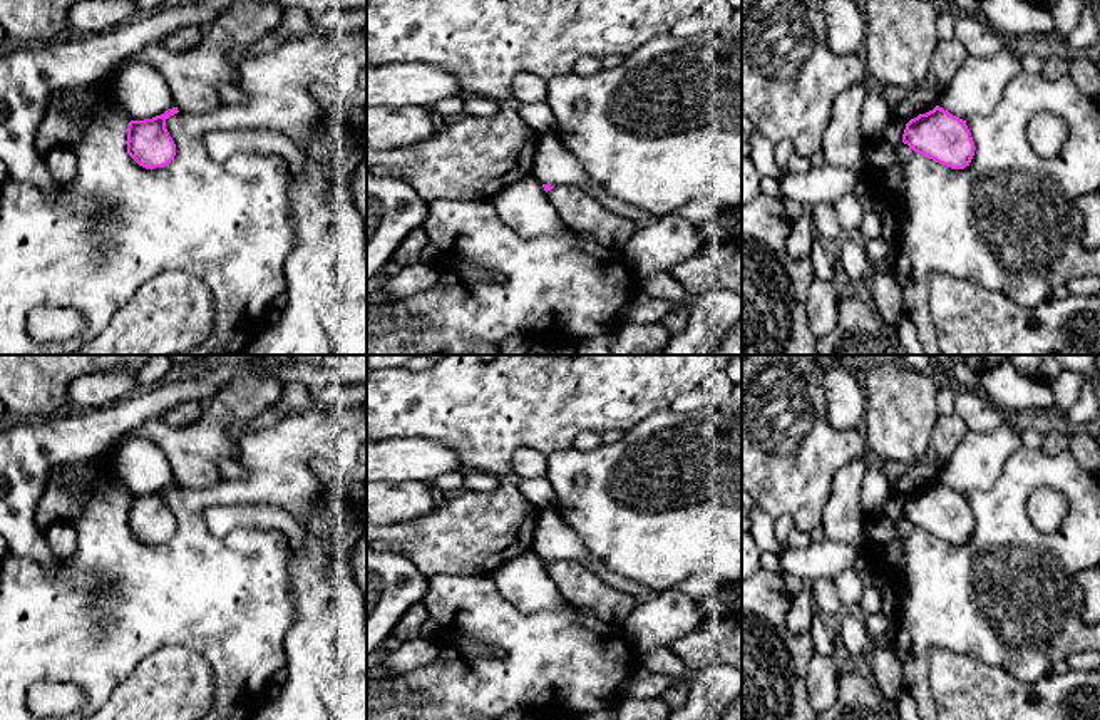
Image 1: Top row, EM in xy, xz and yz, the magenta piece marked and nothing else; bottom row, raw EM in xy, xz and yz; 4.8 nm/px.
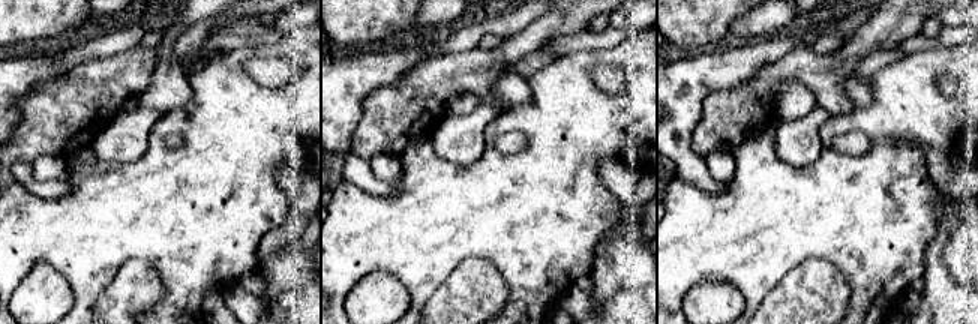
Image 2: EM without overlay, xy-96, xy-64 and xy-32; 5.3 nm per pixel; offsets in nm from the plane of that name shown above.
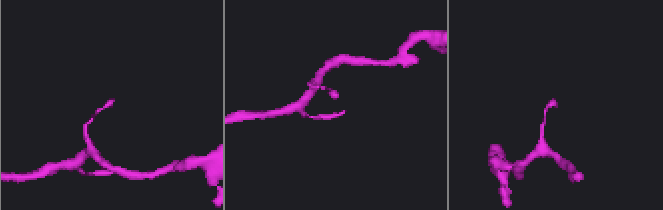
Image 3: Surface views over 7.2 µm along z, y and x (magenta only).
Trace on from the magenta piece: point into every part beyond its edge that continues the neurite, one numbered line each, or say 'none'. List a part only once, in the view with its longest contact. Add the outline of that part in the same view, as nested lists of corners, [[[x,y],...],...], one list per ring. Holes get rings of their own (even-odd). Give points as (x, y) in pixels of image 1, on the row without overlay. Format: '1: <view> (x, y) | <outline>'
none

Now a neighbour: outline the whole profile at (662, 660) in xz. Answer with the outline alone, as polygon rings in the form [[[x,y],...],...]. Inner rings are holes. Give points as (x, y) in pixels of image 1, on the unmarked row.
[[[668,646],[653,650],[640,661],[640,665],[655,673],[671,676],[675,685],[691,681],[686,665]]]

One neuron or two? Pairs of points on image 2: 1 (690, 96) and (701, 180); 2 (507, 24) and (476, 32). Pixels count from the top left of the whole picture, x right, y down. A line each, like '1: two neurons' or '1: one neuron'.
1: one neuron
2: one neuron

